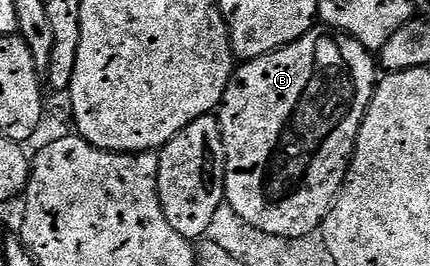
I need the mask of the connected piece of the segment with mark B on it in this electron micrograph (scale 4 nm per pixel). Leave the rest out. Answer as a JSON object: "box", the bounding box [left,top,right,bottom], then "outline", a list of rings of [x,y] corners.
{"box":[219,29,379,238],"outline":[[[329,29],[308,31],[294,43],[289,43],[278,51],[261,55],[257,59],[242,62],[234,70],[219,108],[221,135],[225,146],[225,202],[229,203],[248,225],[253,225],[263,233],[275,234],[277,237],[297,238],[316,231],[316,225],[325,221],[334,201],[337,200],[337,194],[341,192],[341,186],[345,184],[345,176],[349,174],[349,162],[353,160],[353,146],[357,144],[357,134],[365,119],[365,110],[369,108],[373,89],[379,82],[377,71],[379,72],[379,67],[374,56],[359,40],[354,39],[352,35],[334,33]]]}

